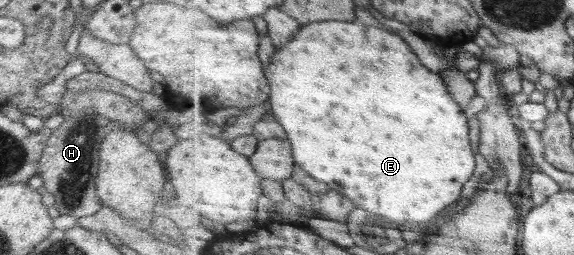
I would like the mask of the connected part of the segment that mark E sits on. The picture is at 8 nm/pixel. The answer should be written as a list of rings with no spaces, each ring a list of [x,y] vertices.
[[[323,21],[305,25],[296,33],[296,37],[284,45],[268,65],[268,79],[271,81],[271,100],[268,106],[273,110],[275,118],[284,125],[292,142],[297,165],[301,165],[316,179],[331,185],[331,189],[339,191],[356,202],[358,208],[384,216],[399,223],[400,228],[409,227],[412,223],[426,223],[438,217],[448,205],[456,203],[464,191],[464,185],[472,179],[472,171],[476,173],[476,153],[472,155],[470,141],[470,119],[464,107],[451,94],[447,80],[439,72],[434,72],[422,64],[420,57],[414,53],[400,35],[384,31],[380,27],[362,24],[360,21]]]

